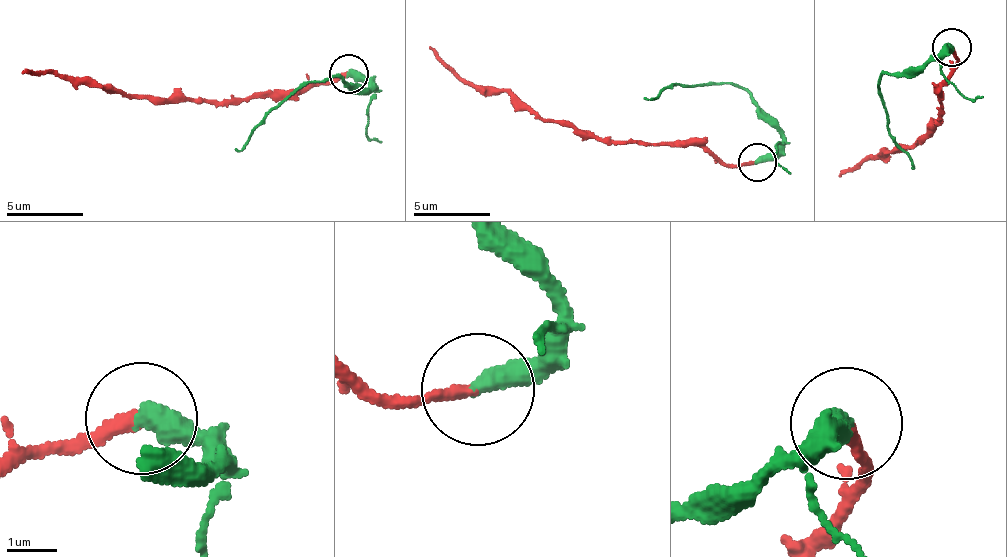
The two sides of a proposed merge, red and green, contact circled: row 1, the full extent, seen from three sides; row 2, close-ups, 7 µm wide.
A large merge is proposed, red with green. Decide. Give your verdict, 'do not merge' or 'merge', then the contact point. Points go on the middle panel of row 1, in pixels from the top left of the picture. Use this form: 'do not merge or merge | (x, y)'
merge | (757, 162)

